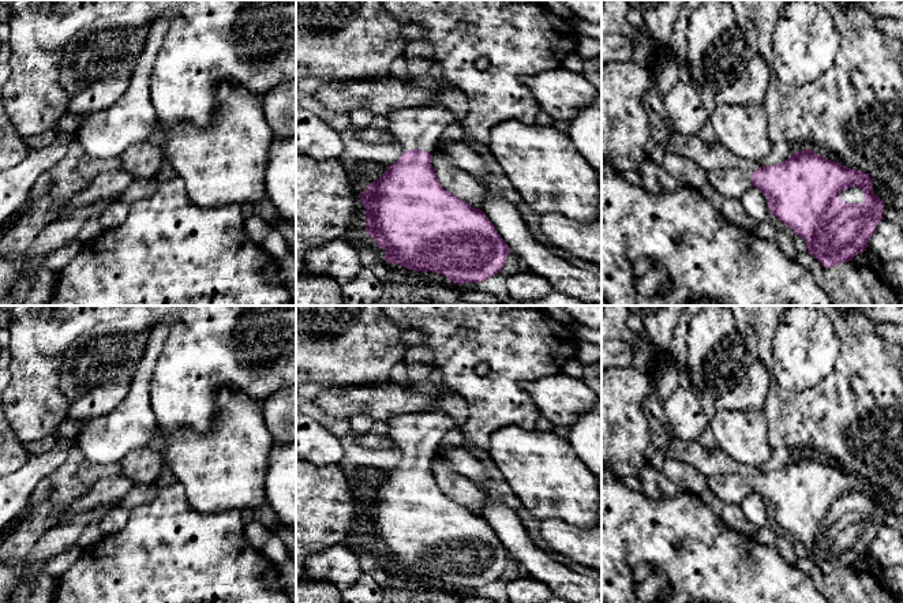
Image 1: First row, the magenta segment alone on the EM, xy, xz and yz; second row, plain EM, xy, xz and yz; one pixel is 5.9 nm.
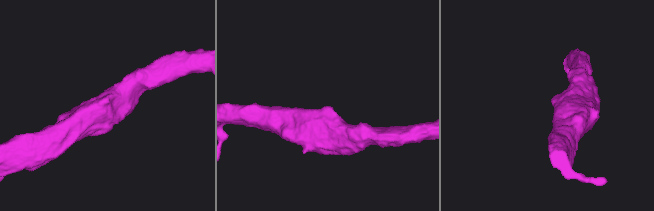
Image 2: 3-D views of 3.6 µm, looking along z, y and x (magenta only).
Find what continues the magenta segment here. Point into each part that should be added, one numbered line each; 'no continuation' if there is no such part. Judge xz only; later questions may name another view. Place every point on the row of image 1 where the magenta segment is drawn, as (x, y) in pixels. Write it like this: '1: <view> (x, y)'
1: xz (416, 128)

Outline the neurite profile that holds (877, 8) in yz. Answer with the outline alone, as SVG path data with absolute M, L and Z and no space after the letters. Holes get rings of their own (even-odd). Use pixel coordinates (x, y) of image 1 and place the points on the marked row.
M858 0L858 3L876 19L903 19L903 0Z

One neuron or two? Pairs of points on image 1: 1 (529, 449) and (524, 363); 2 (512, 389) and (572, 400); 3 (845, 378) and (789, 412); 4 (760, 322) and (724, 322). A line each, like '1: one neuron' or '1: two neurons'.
1: two neurons
2: two neurons
3: one neuron
4: two neurons

